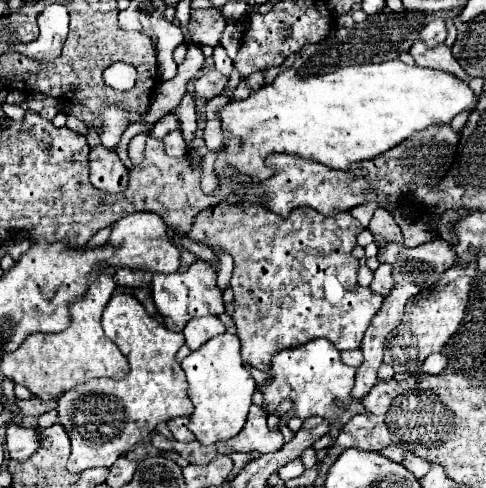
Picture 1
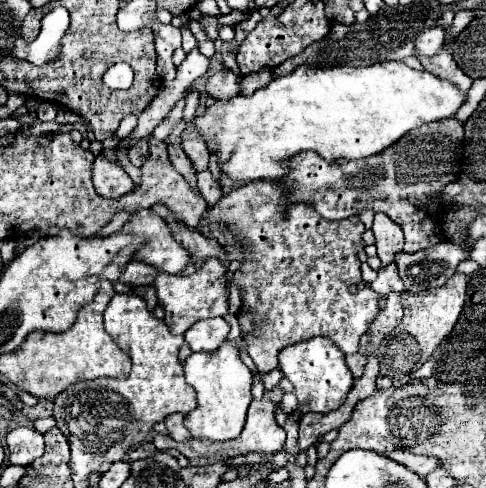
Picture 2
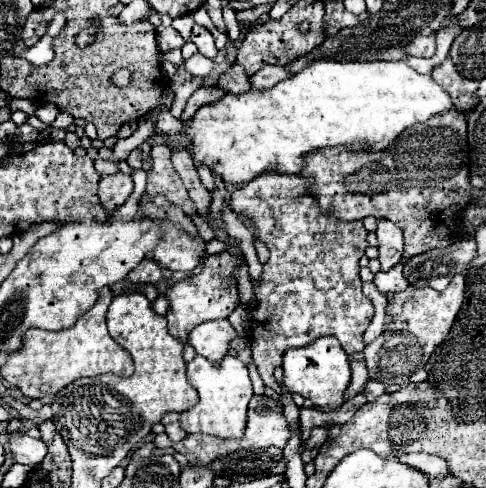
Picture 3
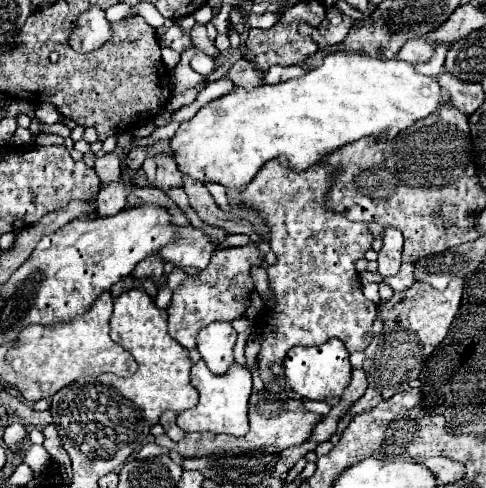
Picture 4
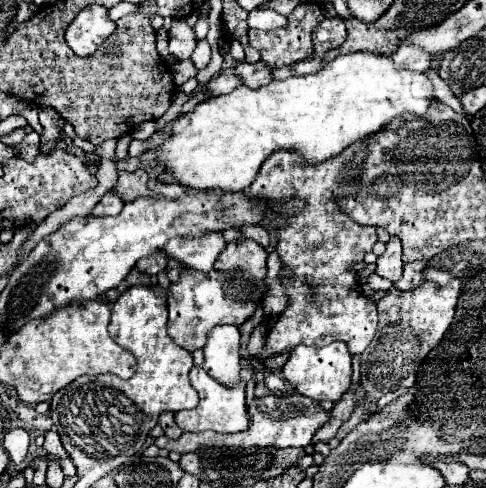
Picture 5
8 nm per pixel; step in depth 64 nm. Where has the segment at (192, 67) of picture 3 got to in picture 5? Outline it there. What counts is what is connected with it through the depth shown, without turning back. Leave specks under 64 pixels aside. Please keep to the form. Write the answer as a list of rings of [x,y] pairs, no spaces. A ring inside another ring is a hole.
[[[198,42],[196,50],[192,52],[190,58],[192,58],[196,70],[204,70],[210,64],[210,46],[208,46],[208,42]]]

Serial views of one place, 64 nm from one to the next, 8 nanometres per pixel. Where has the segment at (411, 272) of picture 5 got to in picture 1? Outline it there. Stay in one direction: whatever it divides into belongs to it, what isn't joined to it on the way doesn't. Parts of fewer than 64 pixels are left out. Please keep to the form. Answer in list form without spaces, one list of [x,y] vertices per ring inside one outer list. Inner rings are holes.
[[[380,264],[380,268],[374,272],[374,280],[370,284],[370,290],[376,292],[376,294],[386,296],[392,286],[394,286],[394,282],[392,282],[392,266],[390,264]]]

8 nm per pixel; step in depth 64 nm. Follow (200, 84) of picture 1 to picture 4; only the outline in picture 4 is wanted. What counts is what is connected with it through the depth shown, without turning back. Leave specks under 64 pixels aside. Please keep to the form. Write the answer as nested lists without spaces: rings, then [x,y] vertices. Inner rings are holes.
[[[240,58],[240,60],[230,68],[230,72],[226,74],[226,78],[232,80],[236,88],[254,88],[254,86],[260,86],[260,84],[262,84],[262,82],[260,82],[260,80],[262,80],[262,72],[256,70],[254,64],[248,62],[248,60],[244,60],[244,58]]]

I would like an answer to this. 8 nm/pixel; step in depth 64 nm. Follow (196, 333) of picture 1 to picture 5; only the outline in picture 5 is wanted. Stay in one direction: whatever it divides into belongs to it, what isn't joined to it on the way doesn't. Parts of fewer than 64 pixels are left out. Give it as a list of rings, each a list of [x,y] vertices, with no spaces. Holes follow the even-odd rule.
[[[232,324],[212,328],[204,344],[204,370],[222,384],[240,378],[240,332]]]

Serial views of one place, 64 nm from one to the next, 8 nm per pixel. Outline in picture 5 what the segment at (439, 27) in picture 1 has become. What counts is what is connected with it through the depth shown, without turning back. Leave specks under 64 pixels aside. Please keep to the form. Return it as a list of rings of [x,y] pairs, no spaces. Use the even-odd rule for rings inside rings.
[[[400,44],[400,48],[392,54],[392,60],[396,66],[404,66],[414,72],[426,72],[432,62],[432,56],[428,56],[428,52],[416,48],[414,44]]]

